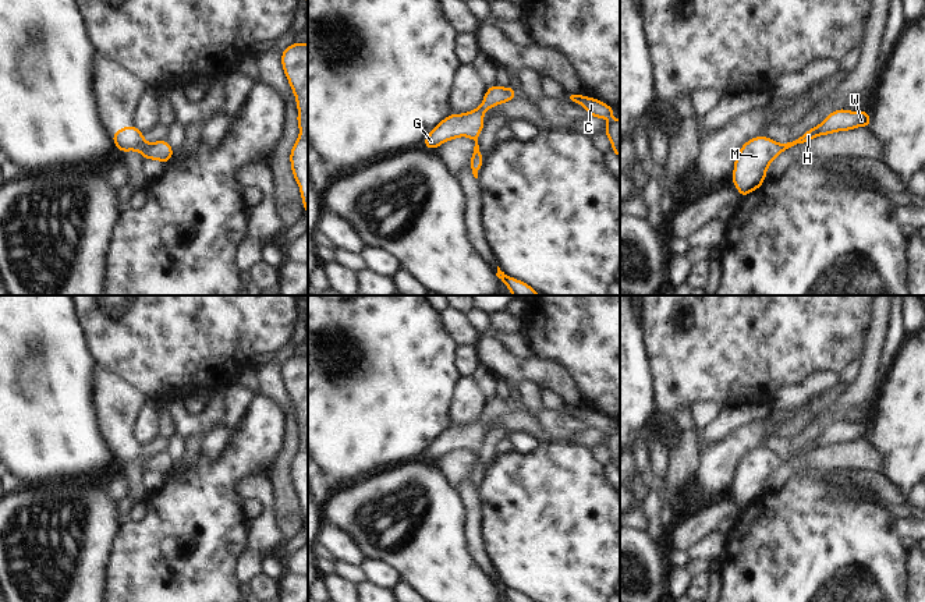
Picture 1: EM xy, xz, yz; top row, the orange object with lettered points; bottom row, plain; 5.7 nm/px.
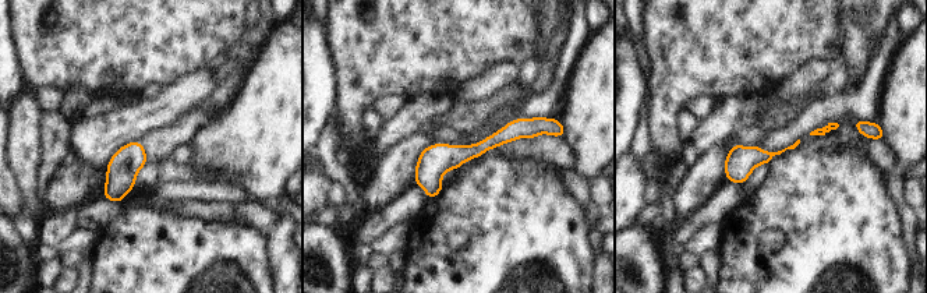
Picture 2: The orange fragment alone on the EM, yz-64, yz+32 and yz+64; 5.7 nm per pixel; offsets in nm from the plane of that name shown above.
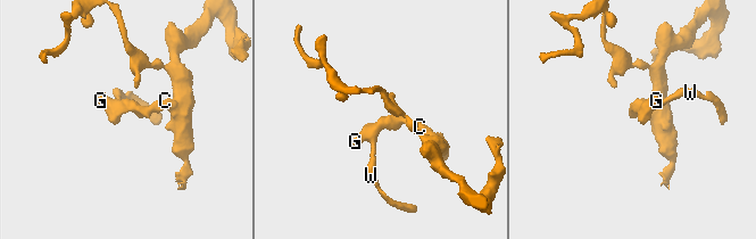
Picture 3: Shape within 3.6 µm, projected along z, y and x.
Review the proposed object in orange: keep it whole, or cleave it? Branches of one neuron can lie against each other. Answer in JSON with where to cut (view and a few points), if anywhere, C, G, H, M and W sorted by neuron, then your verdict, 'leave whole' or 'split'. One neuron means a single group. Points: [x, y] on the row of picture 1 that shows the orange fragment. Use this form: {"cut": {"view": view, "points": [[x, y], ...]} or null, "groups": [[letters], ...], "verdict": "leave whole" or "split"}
{"cut": null, "groups": [["C", "G", "H", "M", "W"]], "verdict": "leave whole"}

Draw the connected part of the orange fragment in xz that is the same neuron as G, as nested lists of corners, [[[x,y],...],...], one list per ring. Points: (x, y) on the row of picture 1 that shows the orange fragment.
[[[497,85],[488,88],[479,107],[462,114],[450,113],[436,125],[433,131],[426,135],[423,146],[435,150],[439,145],[450,139],[456,139],[458,137],[468,137],[474,139],[475,146],[472,150],[469,167],[472,170],[474,177],[478,178],[478,171],[483,164],[483,156],[478,145],[478,138],[485,125],[482,116],[496,105],[510,102],[515,98],[517,93],[510,85],[507,88],[502,88]]]

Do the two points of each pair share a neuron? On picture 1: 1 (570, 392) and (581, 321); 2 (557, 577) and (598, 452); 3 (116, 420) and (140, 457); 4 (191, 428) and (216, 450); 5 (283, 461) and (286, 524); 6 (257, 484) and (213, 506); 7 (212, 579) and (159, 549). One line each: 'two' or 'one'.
1: two
2: two
3: one
4: two
5: one
6: two
7: one

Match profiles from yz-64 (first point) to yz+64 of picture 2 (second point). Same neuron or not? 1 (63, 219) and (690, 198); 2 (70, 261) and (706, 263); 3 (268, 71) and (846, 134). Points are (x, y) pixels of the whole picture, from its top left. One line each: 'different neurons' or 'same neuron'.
1: different neurons
2: different neurons
3: different neurons

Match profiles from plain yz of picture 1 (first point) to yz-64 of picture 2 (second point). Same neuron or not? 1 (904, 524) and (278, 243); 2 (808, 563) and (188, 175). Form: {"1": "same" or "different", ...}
{"1": "different", "2": "different"}

